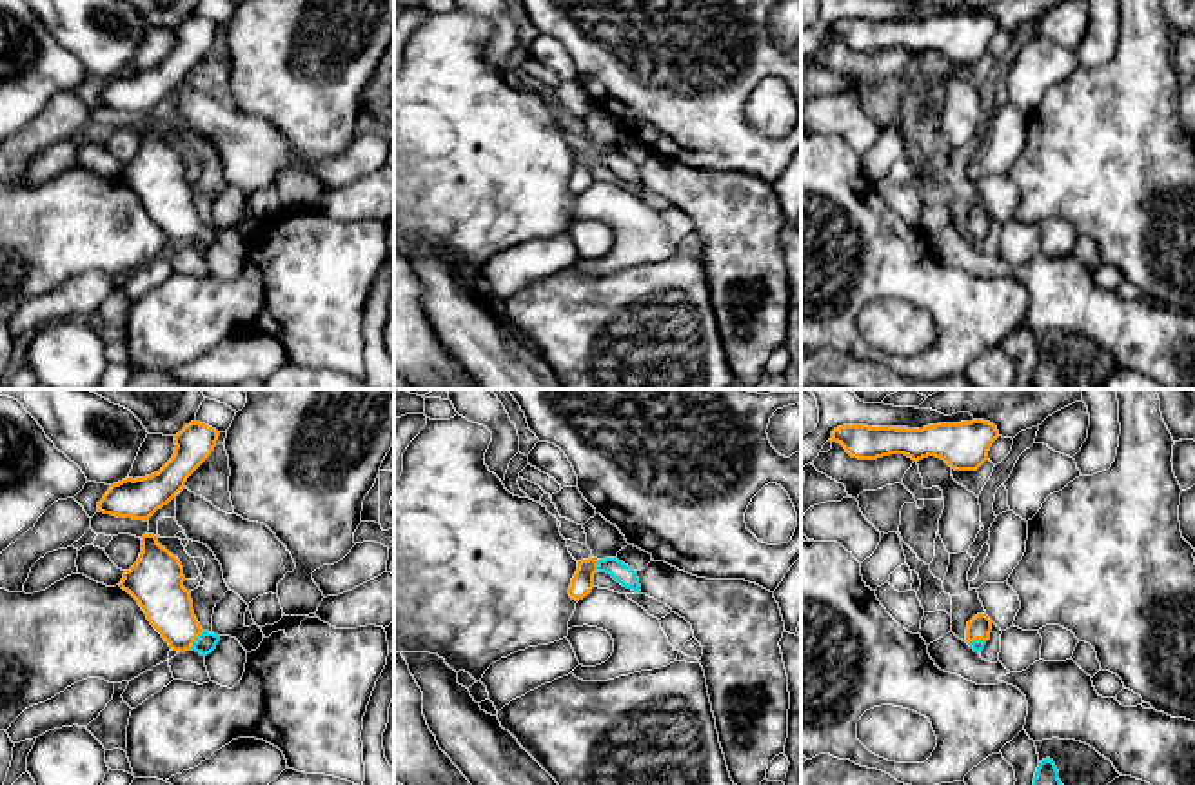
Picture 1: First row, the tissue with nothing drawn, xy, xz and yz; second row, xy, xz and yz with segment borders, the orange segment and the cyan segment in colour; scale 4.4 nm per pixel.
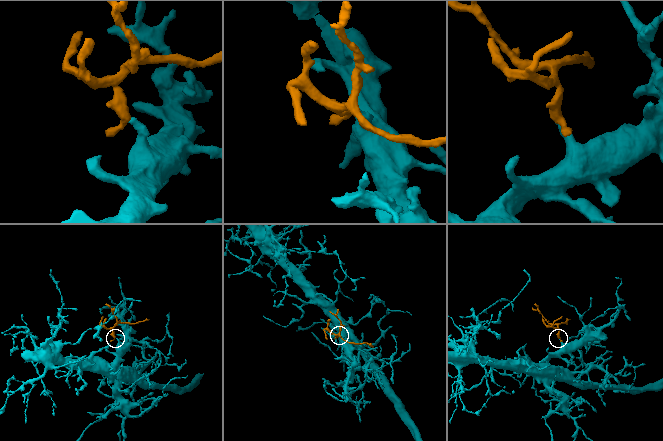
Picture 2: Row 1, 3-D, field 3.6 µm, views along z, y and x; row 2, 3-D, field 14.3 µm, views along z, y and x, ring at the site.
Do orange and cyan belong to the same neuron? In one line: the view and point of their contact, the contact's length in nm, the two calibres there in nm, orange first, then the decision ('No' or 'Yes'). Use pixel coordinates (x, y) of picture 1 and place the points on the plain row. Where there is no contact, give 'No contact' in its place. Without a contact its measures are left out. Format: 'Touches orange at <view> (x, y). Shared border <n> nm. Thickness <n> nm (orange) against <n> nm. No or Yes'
Touches orange at xy (197, 231). Shared border 100 nm. Thickness 220 nm (orange) against 90 nm. Yes

